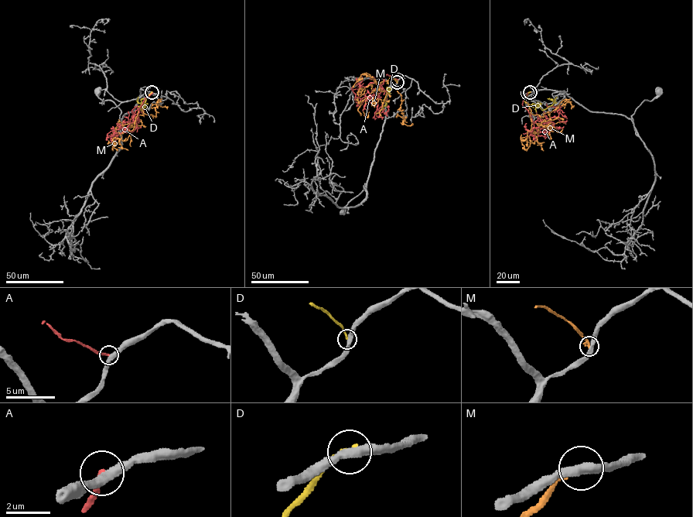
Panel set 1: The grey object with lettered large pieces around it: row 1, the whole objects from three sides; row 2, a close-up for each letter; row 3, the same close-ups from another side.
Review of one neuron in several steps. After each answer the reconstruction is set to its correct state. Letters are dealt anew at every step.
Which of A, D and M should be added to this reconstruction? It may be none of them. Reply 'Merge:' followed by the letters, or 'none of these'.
Merge: none of these

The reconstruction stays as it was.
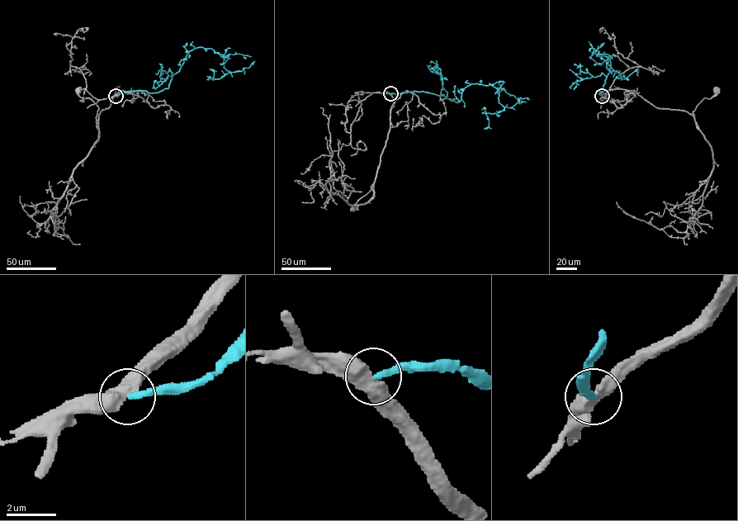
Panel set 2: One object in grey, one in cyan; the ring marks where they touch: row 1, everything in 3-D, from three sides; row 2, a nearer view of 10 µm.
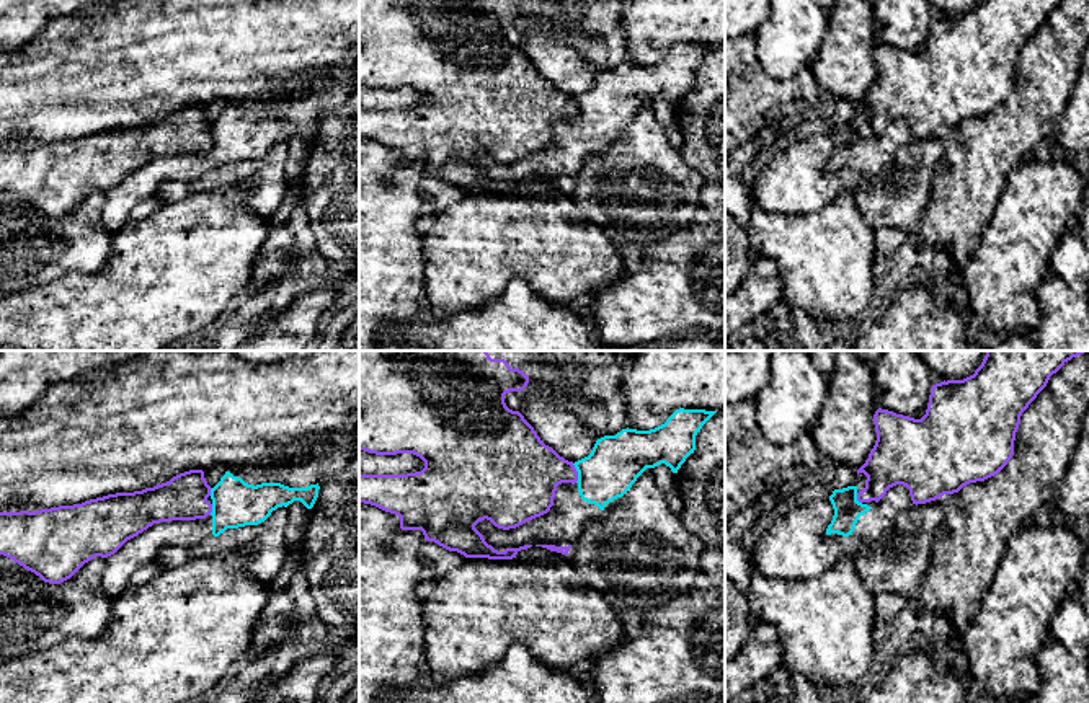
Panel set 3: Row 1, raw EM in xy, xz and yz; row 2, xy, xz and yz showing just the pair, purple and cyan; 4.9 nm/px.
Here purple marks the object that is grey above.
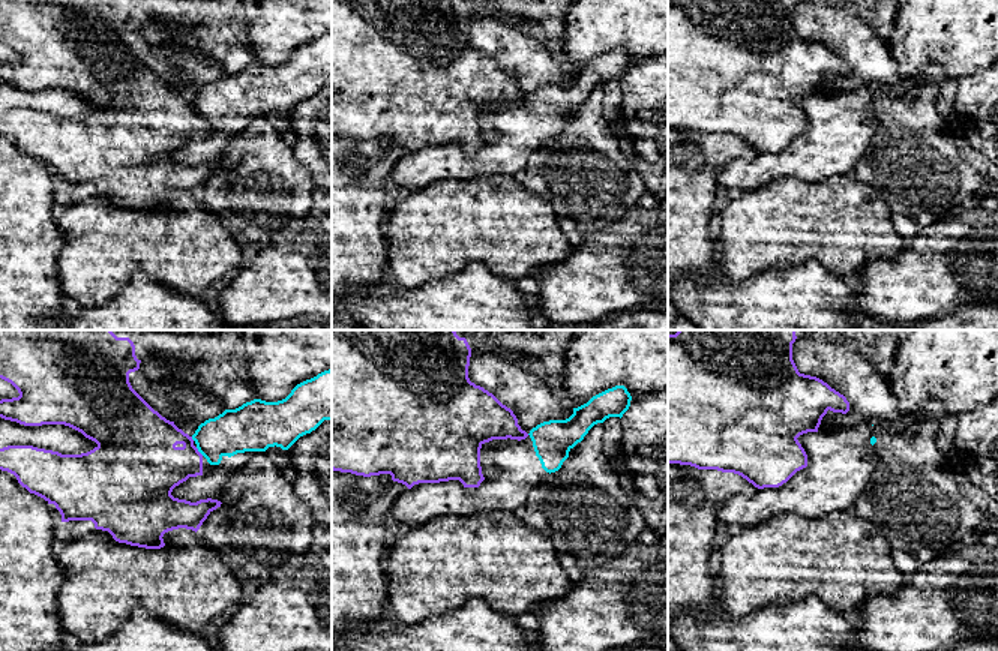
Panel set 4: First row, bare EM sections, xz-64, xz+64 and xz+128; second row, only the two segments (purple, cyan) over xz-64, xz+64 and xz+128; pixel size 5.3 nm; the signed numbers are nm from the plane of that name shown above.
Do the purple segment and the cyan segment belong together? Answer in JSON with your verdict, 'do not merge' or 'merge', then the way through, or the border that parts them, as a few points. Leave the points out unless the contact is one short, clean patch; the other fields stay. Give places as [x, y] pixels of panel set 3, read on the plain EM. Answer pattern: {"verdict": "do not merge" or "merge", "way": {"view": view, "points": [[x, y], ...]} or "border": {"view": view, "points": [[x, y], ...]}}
{"verdict": "do not merge", "border": {"view": "xz", "points": [[572, 98], [577, 106], [577, 116]]}}

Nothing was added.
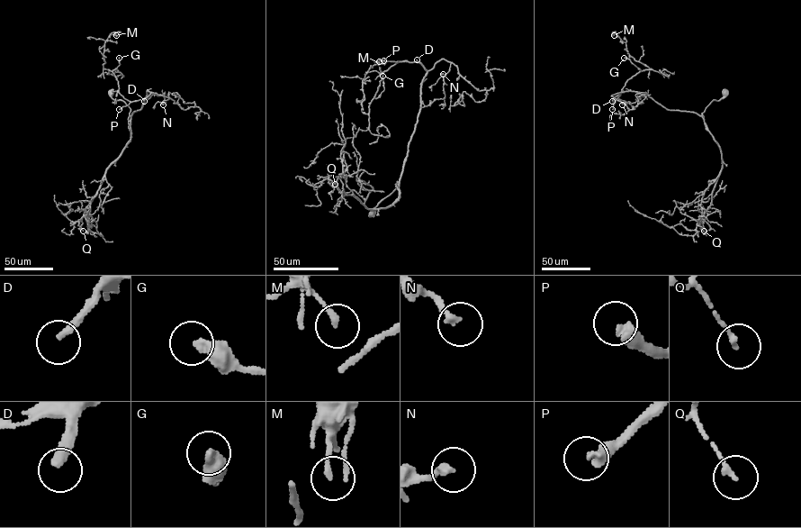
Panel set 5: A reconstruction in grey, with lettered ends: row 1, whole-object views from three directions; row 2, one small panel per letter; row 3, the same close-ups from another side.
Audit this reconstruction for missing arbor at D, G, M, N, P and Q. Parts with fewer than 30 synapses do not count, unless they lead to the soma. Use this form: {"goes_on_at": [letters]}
{"goes_on_at": ["D", "P"]}

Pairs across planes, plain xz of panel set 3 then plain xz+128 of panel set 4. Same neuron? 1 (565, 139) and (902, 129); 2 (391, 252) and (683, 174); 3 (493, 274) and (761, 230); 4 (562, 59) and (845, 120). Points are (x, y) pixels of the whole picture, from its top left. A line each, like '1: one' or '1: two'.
1: two
2: one
3: one
4: two

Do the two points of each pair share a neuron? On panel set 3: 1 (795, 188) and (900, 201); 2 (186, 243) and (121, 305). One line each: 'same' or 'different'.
1: same
2: same

